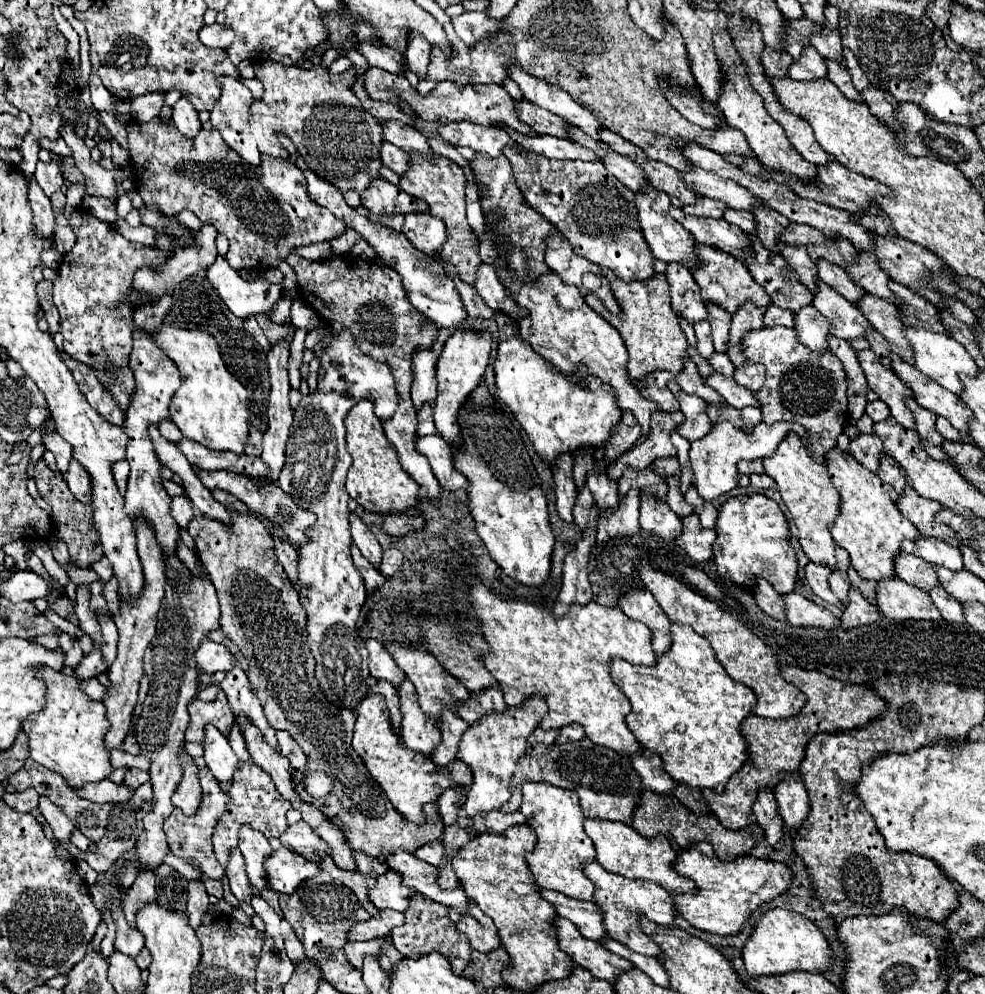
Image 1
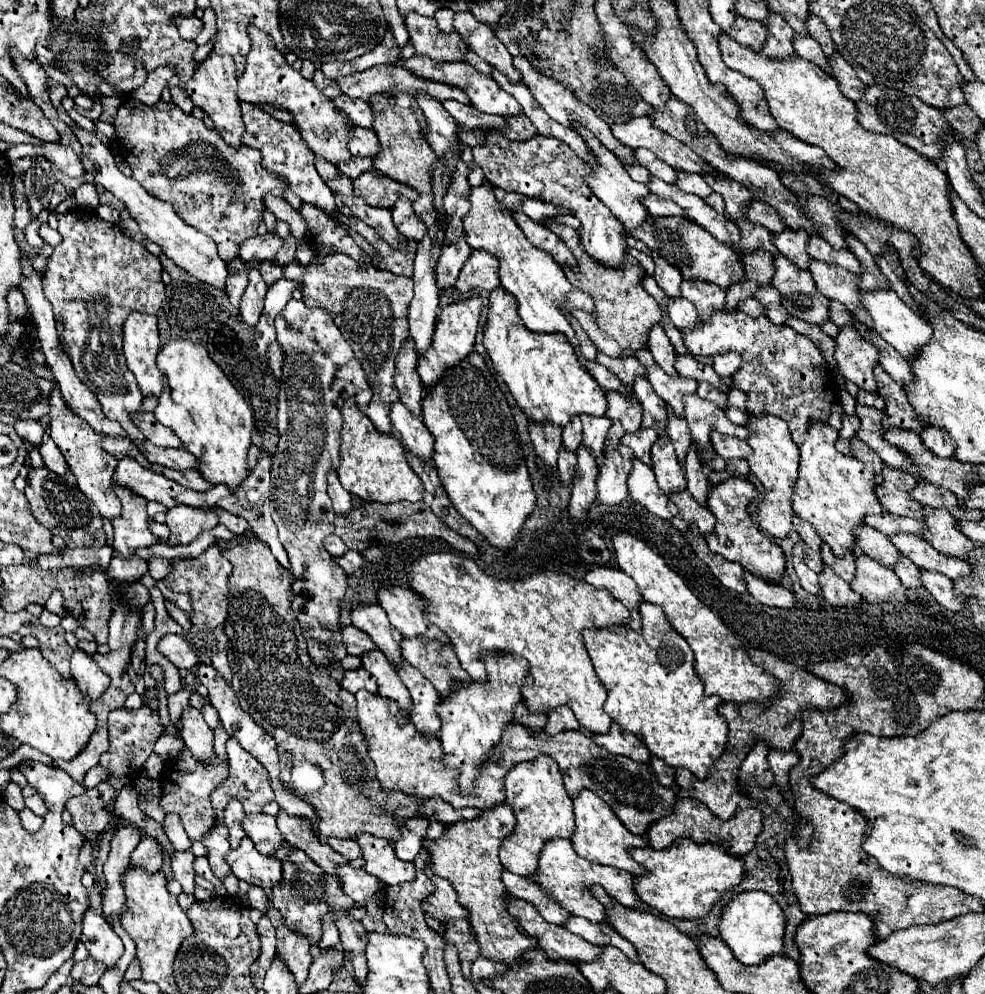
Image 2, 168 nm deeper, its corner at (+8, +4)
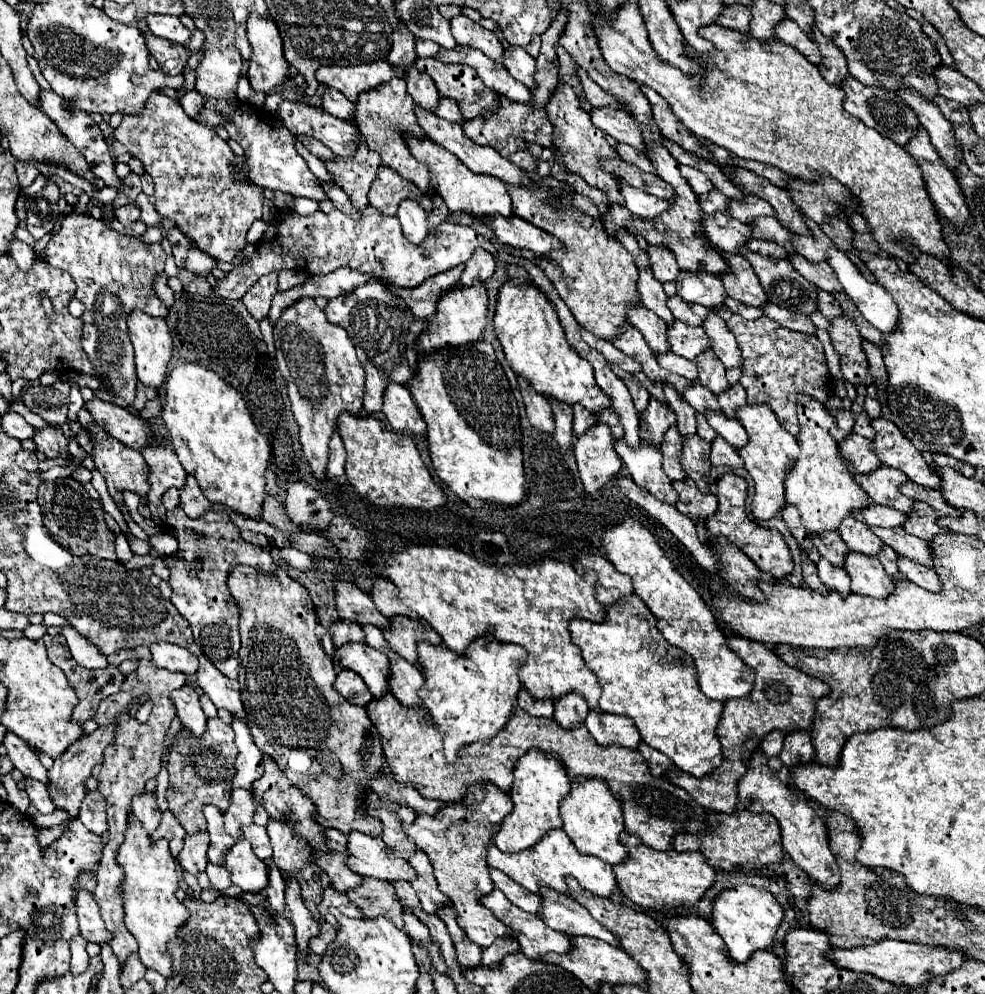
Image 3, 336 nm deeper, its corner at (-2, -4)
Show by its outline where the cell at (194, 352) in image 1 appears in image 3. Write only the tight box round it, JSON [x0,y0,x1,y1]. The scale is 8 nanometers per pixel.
[161,363,271,519]

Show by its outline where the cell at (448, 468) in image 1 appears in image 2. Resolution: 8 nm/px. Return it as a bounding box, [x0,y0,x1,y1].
[389,401,433,461]

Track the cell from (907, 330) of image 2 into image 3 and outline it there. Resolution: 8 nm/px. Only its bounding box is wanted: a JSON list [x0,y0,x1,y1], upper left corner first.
[827,251,899,335]

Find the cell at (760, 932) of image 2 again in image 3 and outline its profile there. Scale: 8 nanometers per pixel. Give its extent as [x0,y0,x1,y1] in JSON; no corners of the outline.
[711,885,783,963]

